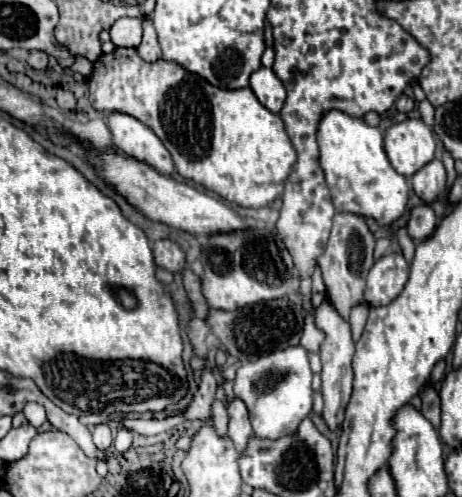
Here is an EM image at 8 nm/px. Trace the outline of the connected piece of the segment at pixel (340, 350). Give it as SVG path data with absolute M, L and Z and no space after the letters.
M324 299L322 305L314 313L314 323L316 327L324 333L324 341L320 345L320 361L322 361L322 397L324 397L324 411L322 417L328 423L330 429L336 429L342 425L342 415L346 409L346 403L350 399L352 391L352 357L354 357L354 341L352 341L352 331L350 323L334 309L334 305Z

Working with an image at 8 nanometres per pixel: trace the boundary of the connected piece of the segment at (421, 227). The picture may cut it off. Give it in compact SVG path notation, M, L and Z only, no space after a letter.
M428 205L412 209L408 219L408 235L412 239L424 241L434 233L434 229L436 229L436 215Z

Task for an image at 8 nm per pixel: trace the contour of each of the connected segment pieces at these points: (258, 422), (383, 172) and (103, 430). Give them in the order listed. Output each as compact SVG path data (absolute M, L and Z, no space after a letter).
M288 347L274 351L256 361L244 363L234 379L234 393L246 403L250 411L252 429L258 437L278 439L282 435L294 433L298 423L312 411L312 371L306 351L298 347Z
M328 111L318 127L318 145L336 211L358 213L374 219L378 225L392 225L406 213L408 179L392 169L378 127L370 127L362 119L354 119L342 111Z
M100 423L94 427L92 431L92 441L98 449L108 449L112 443L114 443L114 437L112 437L112 431L106 423Z

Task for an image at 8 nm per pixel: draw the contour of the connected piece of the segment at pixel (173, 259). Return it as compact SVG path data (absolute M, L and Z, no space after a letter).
M160 239L152 247L154 251L154 263L170 273L178 273L186 265L186 255L184 251L170 239Z

